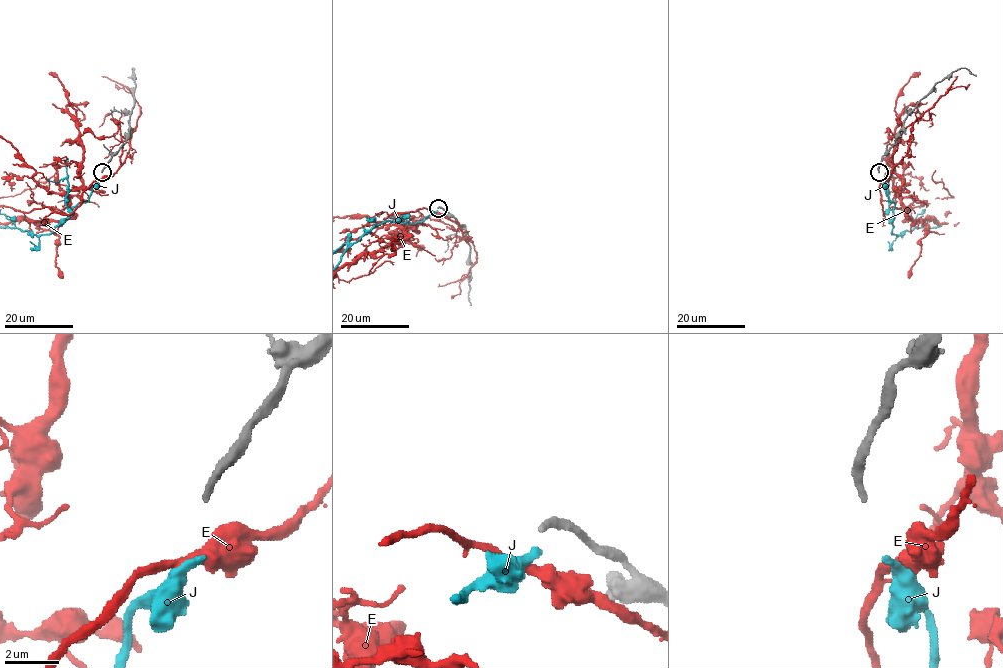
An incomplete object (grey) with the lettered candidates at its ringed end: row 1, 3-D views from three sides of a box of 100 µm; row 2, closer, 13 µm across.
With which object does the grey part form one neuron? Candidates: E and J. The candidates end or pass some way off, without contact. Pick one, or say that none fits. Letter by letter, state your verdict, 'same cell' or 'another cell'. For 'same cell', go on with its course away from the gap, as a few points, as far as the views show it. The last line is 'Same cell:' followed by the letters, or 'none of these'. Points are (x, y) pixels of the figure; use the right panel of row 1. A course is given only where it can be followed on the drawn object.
E: another cell
J: same cell
Same cell: J

